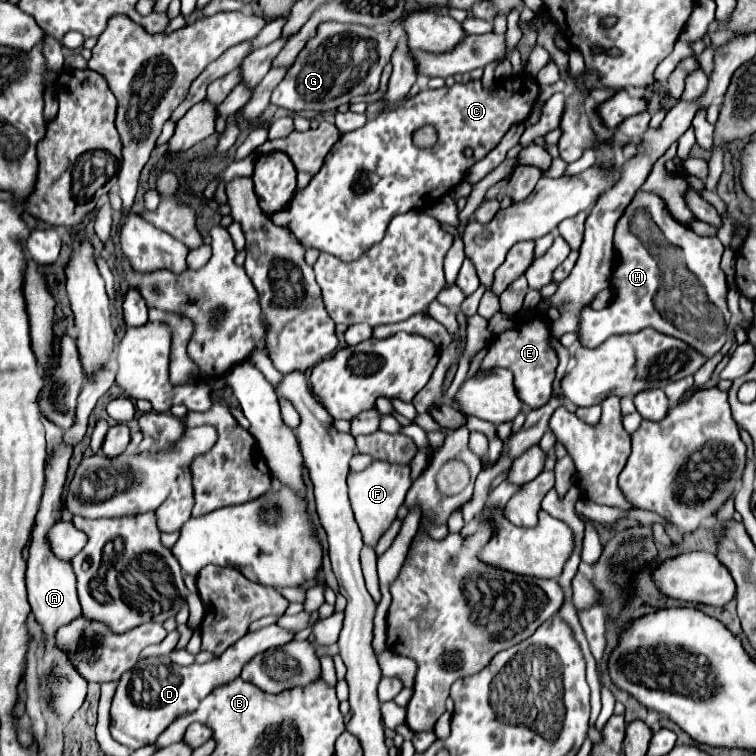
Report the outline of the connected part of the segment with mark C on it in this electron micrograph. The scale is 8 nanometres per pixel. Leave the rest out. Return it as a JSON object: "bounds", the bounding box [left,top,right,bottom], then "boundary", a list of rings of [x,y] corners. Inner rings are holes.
{"bounds":[286,75,538,263],"boundary":[[[522,75],[522,79],[504,79],[504,83],[498,83],[494,93],[488,93],[480,81],[456,83],[454,87],[442,87],[436,91],[424,89],[418,95],[404,101],[398,109],[386,109],[378,113],[374,119],[368,119],[368,123],[358,131],[342,133],[330,149],[330,153],[326,155],[322,169],[312,177],[312,181],[304,189],[296,189],[294,197],[288,203],[290,221],[286,229],[304,247],[314,247],[318,251],[332,253],[344,263],[358,261],[372,245],[384,239],[386,227],[392,221],[392,217],[412,209],[428,209],[446,193],[450,193],[464,179],[468,167],[484,159],[486,153],[500,143],[504,133],[512,125],[528,119],[536,97],[538,83],[532,77]],[[426,123],[432,123],[438,131],[438,143],[430,151],[416,149],[412,143],[412,131]],[[468,147],[474,149],[472,159],[464,157],[464,149]]]}

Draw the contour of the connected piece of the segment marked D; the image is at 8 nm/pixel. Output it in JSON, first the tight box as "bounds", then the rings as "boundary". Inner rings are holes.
{"bounds":[110,625,296,751],"boundary":[[[270,625],[270,627],[260,629],[256,633],[244,635],[240,641],[236,641],[230,647],[230,651],[226,651],[216,661],[202,663],[202,665],[194,663],[190,667],[182,667],[182,665],[174,663],[168,655],[140,659],[134,669],[130,669],[122,675],[122,679],[118,683],[118,689],[116,689],[116,695],[112,699],[110,733],[112,733],[114,741],[126,745],[132,751],[136,751],[144,745],[152,745],[154,739],[178,715],[194,711],[196,705],[200,703],[200,699],[204,699],[204,695],[208,695],[214,687],[222,685],[222,683],[228,683],[230,679],[236,679],[240,675],[242,661],[244,661],[240,651],[246,651],[246,661],[250,661],[254,655],[258,655],[258,653],[262,653],[270,647],[290,643],[294,639],[294,635],[296,633],[286,631],[278,625]],[[134,679],[140,679],[140,681],[134,681]]]}

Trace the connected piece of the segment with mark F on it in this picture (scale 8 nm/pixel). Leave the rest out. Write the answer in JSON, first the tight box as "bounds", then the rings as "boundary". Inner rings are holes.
{"bounds":[348,461,412,547],"boundary":[[[374,461],[370,467],[366,467],[360,473],[354,473],[354,471],[348,473],[352,511],[356,515],[358,527],[362,531],[364,543],[368,547],[376,547],[380,537],[386,533],[386,529],[398,517],[398,509],[404,503],[404,497],[406,497],[406,491],[410,489],[410,485],[412,485],[412,481],[410,481],[410,467],[408,465]]]}

